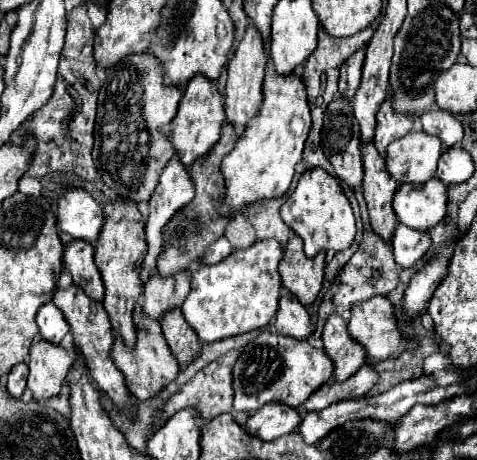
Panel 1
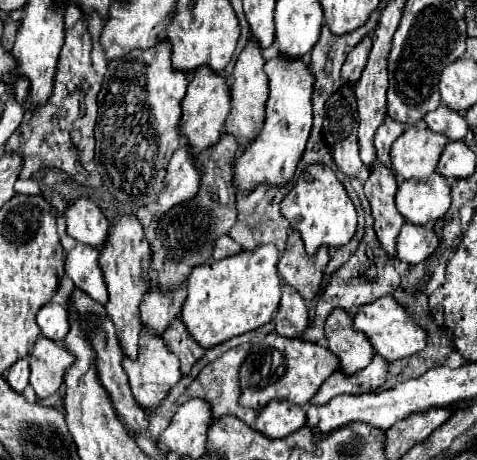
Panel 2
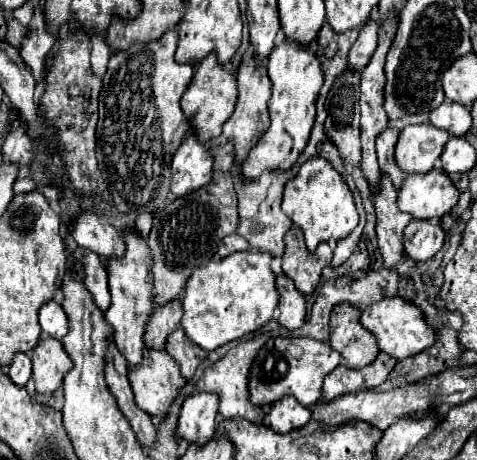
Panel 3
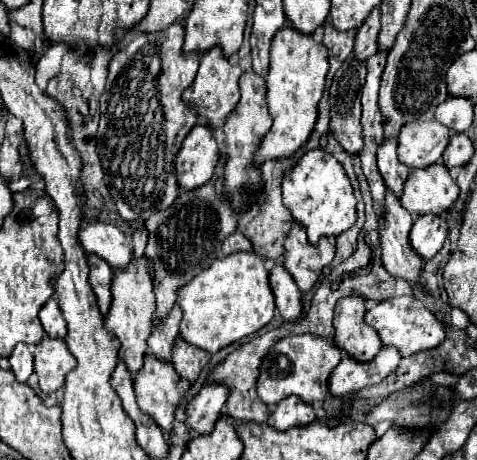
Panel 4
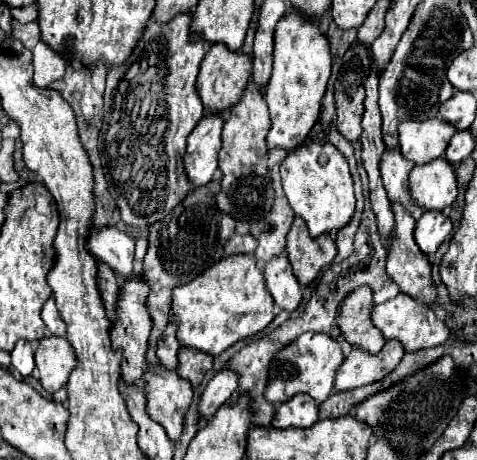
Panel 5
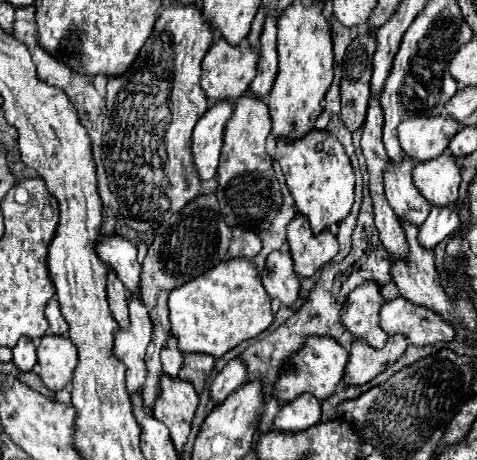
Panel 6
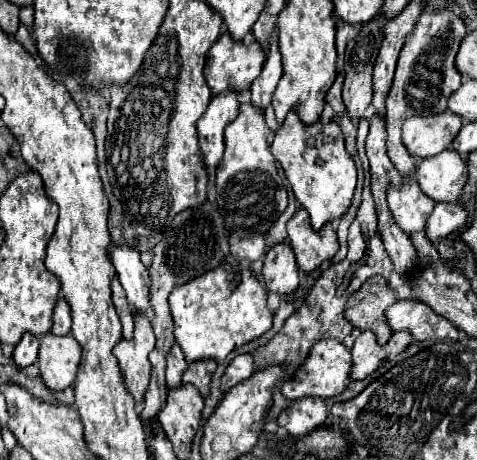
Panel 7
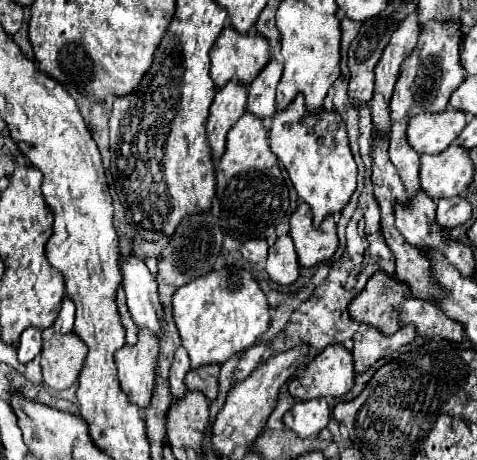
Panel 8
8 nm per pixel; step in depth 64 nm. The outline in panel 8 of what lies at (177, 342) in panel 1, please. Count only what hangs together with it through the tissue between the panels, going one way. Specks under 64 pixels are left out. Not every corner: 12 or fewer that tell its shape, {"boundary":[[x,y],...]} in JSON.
{"boundary":[[220,364],[194,368],[186,374],[188,390],[214,400]]}

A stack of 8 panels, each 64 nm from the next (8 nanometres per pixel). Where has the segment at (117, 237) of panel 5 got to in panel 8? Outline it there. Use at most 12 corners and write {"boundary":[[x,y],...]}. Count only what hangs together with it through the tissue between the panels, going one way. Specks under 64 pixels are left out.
{"boundary":[[120,256],[122,288],[138,326],[156,336],[164,308],[138,256]]}

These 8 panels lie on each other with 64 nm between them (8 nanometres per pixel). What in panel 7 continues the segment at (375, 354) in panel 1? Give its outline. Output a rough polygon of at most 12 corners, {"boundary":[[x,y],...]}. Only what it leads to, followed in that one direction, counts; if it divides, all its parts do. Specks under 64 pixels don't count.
{"boundary":[[416,300],[384,312],[392,330],[416,342],[458,340],[458,328]]}

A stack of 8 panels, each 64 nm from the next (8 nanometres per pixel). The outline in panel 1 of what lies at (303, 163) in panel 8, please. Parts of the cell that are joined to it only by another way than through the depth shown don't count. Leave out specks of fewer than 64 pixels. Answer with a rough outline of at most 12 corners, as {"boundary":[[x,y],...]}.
{"boundary":[[304,172],[280,216],[310,258],[342,252],[356,220],[338,182]]}

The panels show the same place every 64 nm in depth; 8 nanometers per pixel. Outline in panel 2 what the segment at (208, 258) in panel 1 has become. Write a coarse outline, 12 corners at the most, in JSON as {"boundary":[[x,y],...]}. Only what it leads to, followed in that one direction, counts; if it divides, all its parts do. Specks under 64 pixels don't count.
{"boundary":[[220,236],[214,244],[214,260],[240,252],[230,236]]}

